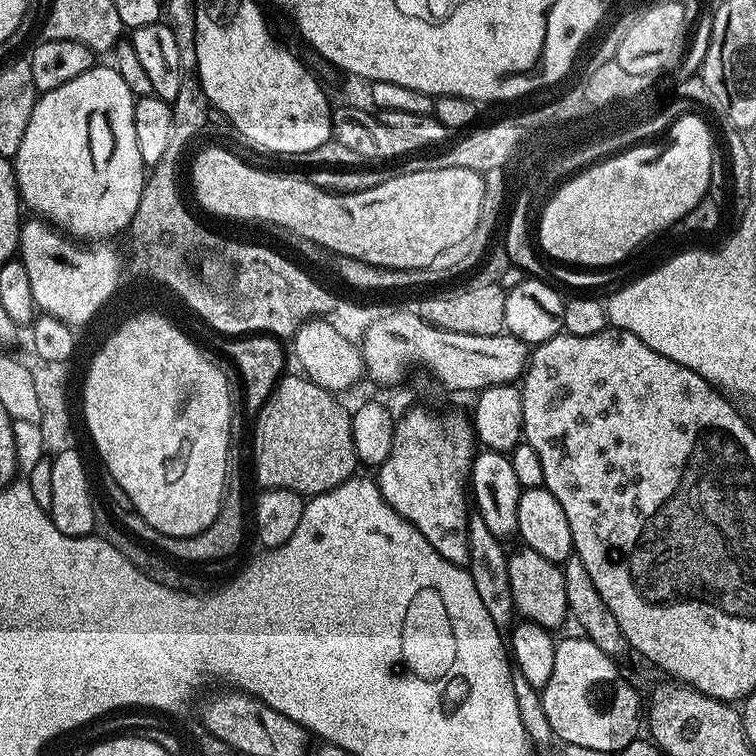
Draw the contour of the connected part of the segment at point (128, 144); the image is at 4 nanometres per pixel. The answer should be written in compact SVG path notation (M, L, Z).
M93 66L90 70L86 70L86 74L78 74L78 78L74 78L54 90L43 93L33 106L29 125L26 126L21 145L18 146L14 157L16 187L20 190L21 201L27 207L29 204L36 211L33 213L47 221L49 225L55 226L57 229L63 230L65 233L71 234L84 242L104 242L112 238L108 236L116 236L120 231L123 233L129 227L131 220L134 219L135 211L138 210L139 200L142 198L146 179L146 166L142 162L142 154L138 154L138 138L134 134L135 105L136 100L131 92L131 88L122 80L122 74L112 66L109 66L109 68Z

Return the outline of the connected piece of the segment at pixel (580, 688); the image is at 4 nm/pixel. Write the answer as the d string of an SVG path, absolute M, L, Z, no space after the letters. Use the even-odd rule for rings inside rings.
M575 635L557 643L550 682L540 692L550 730L561 745L587 746L589 750L619 754L637 739L636 731L642 728L640 696L620 677L613 657L583 635Z

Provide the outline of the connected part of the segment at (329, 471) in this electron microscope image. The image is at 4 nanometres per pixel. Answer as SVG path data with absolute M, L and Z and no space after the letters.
M303 374L280 377L270 398L255 417L256 429L252 432L252 464L256 467L256 480L261 489L281 488L294 490L298 495L311 498L334 490L357 471L358 461L352 437L352 417L349 409L339 404L337 397L309 380Z

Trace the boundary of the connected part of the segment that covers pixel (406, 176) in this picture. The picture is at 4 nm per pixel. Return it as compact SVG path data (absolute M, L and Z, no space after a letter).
M204 148L192 160L192 192L196 195L196 200L212 216L225 216L228 220L261 220L264 224L277 224L280 228L289 228L292 232L297 232L304 240L313 240L316 244L321 244L324 248L329 248L336 256L349 256L362 262L370 262L374 266L383 268L427 268L435 265L436 260L447 248L452 248L455 244L463 245L471 237L476 228L477 222L481 220L484 208L484 177L481 173L470 169L448 168L438 170L418 170L417 173L408 173L405 170L398 174L392 174L388 182L374 186L373 189L362 190L361 192L334 192L320 187L311 179L303 180L300 176L283 176L280 172L263 172L260 168L255 168L252 164L247 164L244 160L239 160L232 152L227 152L224 148Z

